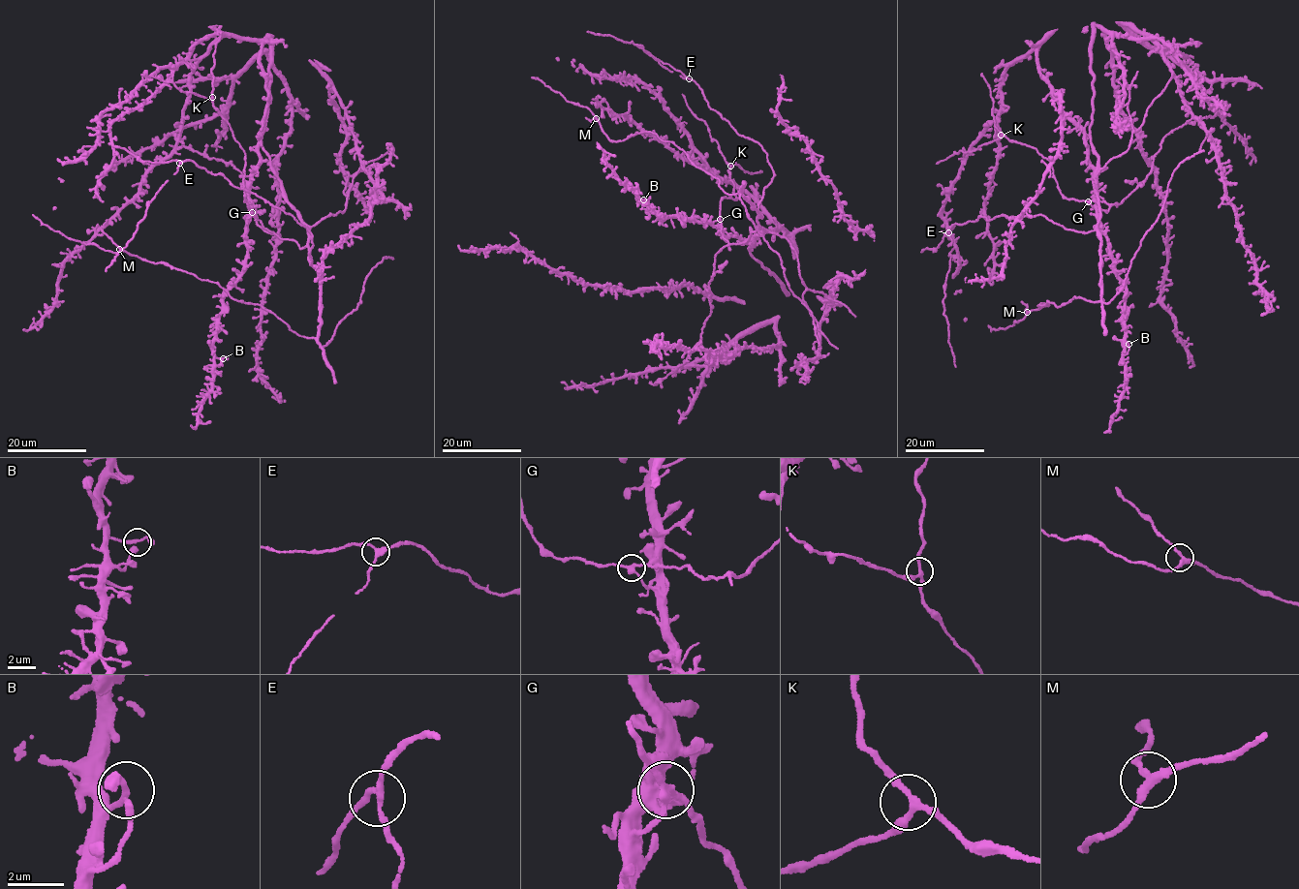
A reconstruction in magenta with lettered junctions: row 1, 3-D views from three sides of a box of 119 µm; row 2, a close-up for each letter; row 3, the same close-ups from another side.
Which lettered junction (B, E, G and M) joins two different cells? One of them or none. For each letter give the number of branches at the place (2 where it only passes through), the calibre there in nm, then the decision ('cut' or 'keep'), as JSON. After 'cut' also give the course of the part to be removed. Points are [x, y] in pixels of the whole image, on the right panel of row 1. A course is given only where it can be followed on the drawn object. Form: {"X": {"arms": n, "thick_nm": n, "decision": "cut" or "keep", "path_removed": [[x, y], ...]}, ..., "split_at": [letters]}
{"B": {"arms": 3, "thick_nm": 200, "decision": "keep"}, "E": {"arms": 3, "thick_nm": 190, "decision": "keep"}, "G": {"arms": 3, "thick_nm": 200, "decision": "keep"}, "M": {"arms": 3, "thick_nm": 240, "decision": "keep"}, "split_at": []}

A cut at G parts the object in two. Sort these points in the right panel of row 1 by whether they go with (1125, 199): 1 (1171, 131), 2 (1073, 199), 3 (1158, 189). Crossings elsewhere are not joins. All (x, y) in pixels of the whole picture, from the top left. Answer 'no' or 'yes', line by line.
1: yes
2: yes
3: no

